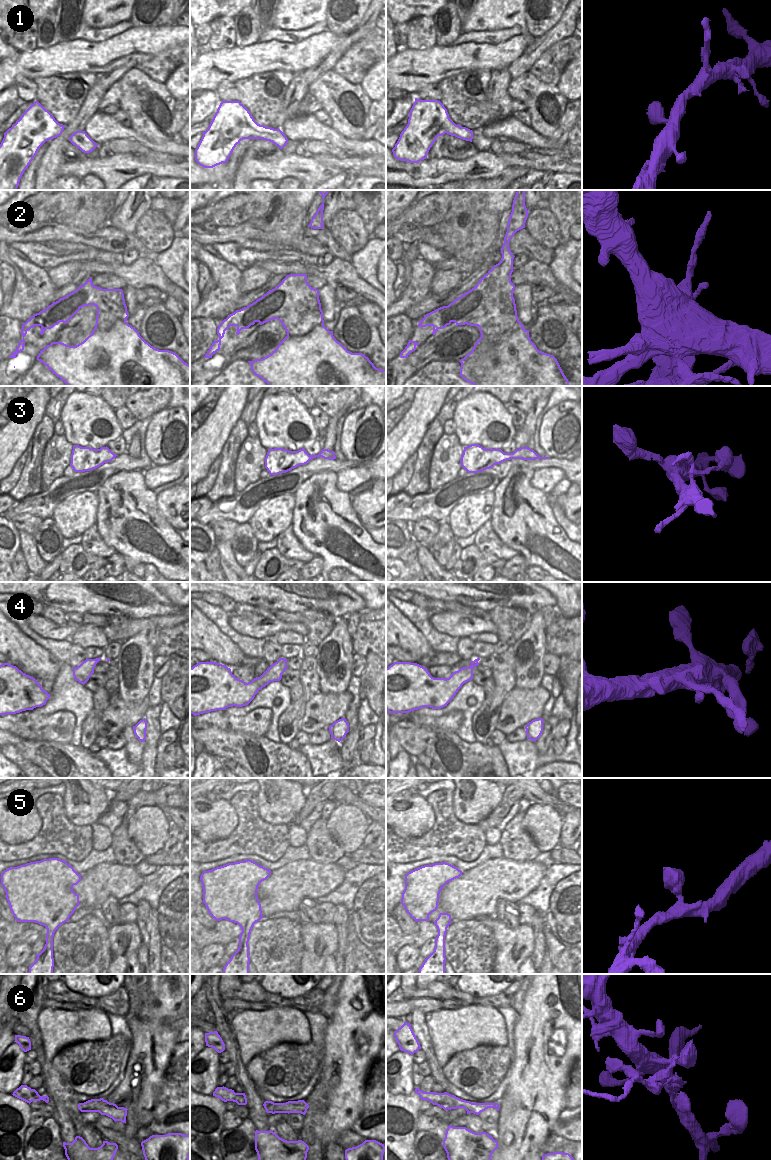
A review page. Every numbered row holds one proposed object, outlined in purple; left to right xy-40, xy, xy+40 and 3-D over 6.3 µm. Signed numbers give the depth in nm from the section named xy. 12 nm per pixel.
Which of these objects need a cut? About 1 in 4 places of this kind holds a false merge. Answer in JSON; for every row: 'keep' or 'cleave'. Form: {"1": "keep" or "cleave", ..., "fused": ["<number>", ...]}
{"1": "keep", "2": "cleave", "3": "keep", "4": "keep", "5": "keep", "6": "cleave", "fused": ["2", "6"]}

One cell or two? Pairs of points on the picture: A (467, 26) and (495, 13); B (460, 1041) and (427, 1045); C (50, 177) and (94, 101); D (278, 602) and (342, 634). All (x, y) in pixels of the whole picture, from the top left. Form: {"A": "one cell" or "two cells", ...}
{"A": "one cell", "B": "two cells", "C": "one cell", "D": "two cells"}

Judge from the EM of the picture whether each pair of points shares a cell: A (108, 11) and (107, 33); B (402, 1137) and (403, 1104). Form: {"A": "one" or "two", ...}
{"A": "two", "B": "one"}

